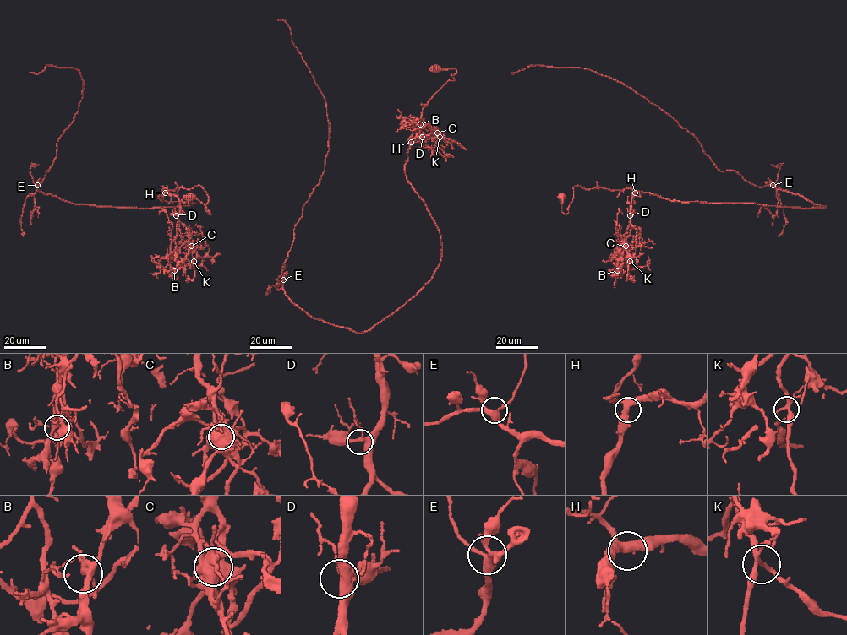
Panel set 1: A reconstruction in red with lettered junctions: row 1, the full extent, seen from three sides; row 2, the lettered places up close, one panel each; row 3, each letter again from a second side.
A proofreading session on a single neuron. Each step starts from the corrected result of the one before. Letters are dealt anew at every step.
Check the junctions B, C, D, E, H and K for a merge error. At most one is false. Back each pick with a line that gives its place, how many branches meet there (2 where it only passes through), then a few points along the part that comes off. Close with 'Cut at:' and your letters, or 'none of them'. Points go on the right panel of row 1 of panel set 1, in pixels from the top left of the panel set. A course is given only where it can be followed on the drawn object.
C: at (625, 246); 9 branches meet; foreign part runs (625, 246), (617, 262), (621, 274), (622, 269), (616, 264), (618, 261)
Cut at: C

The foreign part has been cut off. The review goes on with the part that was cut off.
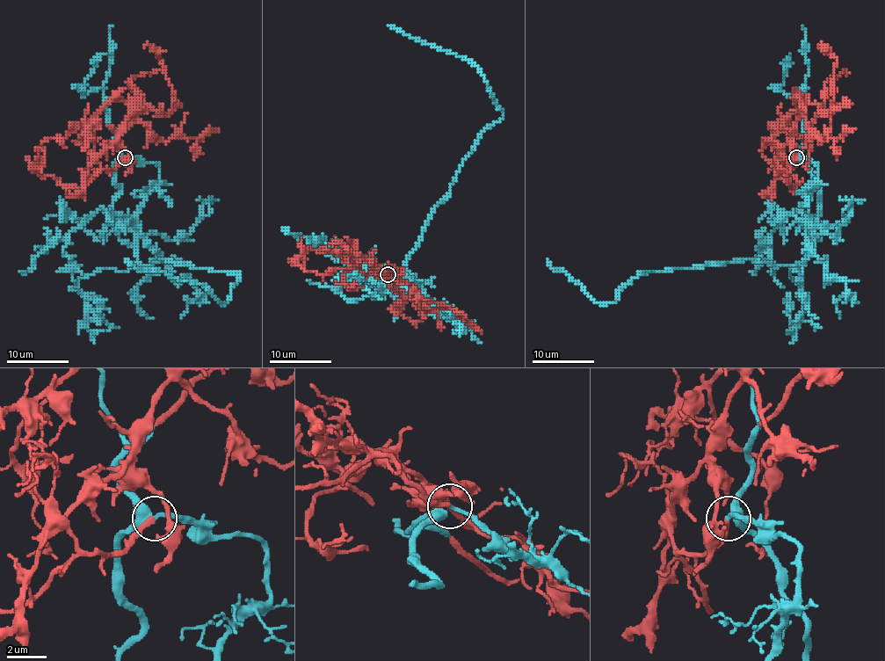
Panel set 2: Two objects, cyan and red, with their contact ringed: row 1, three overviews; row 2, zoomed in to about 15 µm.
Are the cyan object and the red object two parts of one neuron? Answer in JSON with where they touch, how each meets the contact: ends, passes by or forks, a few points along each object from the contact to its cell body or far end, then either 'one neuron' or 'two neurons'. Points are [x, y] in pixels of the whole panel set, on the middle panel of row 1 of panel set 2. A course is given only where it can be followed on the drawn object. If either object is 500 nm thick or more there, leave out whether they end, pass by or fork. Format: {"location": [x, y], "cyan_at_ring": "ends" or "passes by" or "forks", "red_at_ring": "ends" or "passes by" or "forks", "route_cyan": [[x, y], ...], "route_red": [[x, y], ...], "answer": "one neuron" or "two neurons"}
{"location": [388, 274], "cyan_at_ring": "passes by", "red_at_ring": "passes by", "route_cyan": [[387, 273], [376, 283], [384, 298], [373, 297], [400, 286], [431, 213], [504, 110], [460, 55], [387, 25]], "route_red": [[387, 273], [382, 273], [360, 257], [368, 257], [404, 295], [418, 298], [435, 311], [424, 314], [407, 297]], "answer": "one neuron"}

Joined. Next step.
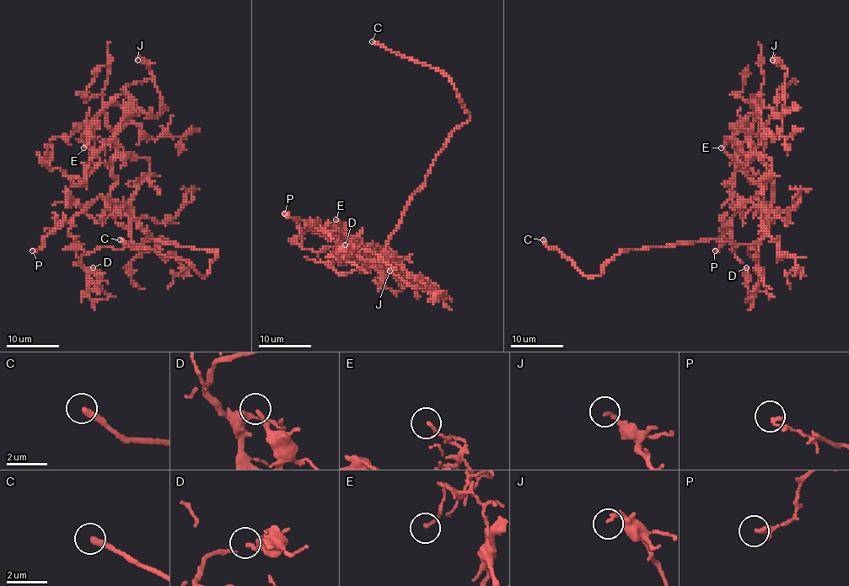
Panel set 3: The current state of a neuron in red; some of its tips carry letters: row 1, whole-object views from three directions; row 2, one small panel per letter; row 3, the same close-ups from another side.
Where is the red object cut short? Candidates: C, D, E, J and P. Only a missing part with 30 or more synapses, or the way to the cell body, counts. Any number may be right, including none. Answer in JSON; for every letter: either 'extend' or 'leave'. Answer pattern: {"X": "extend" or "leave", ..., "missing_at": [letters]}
{"C": "extend", "D": "leave", "E": "leave", "J": "leave", "P": "leave", "missing_at": ["C"]}

